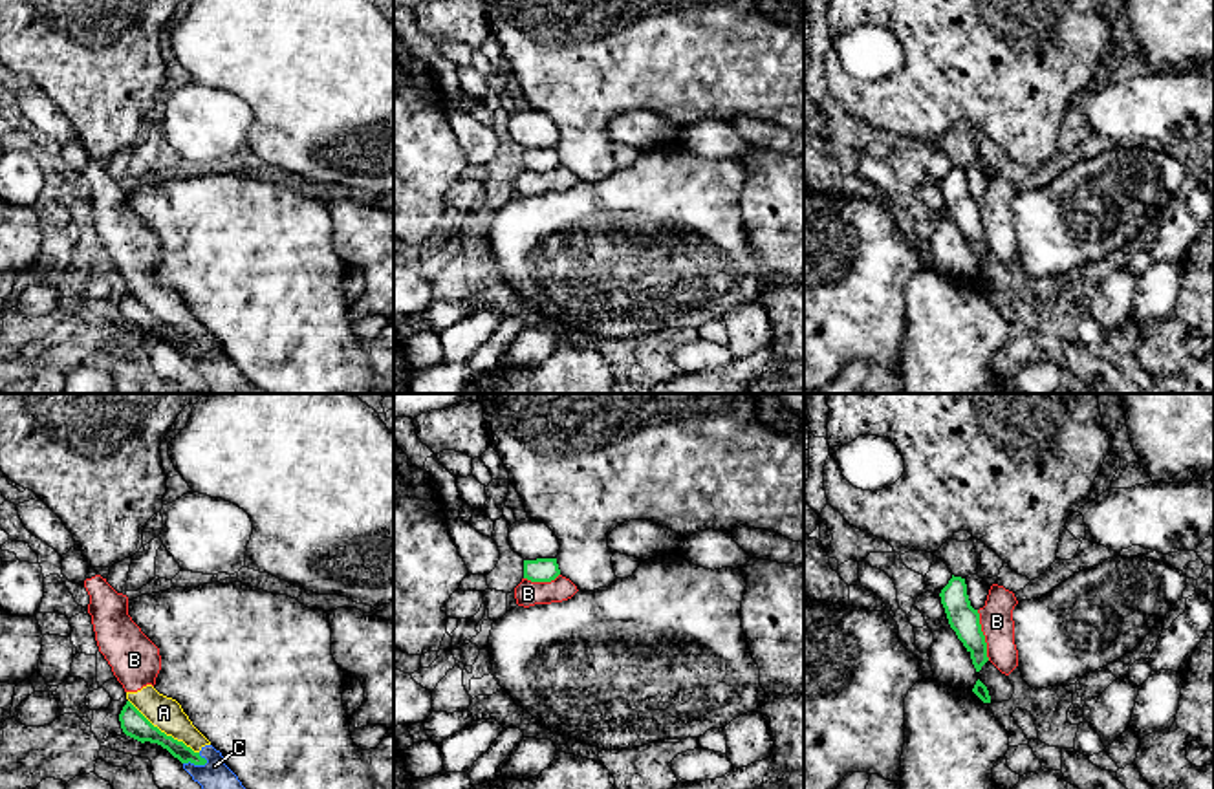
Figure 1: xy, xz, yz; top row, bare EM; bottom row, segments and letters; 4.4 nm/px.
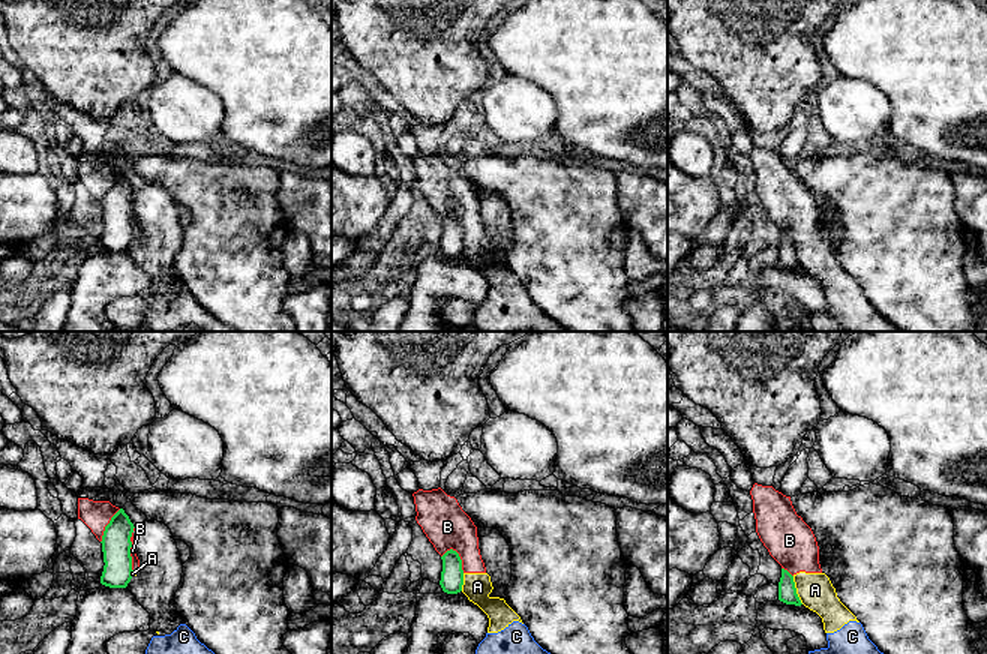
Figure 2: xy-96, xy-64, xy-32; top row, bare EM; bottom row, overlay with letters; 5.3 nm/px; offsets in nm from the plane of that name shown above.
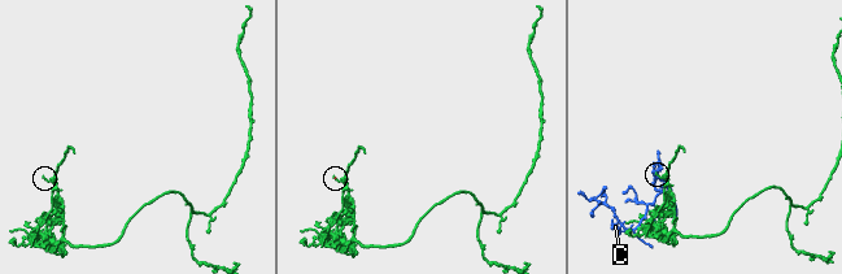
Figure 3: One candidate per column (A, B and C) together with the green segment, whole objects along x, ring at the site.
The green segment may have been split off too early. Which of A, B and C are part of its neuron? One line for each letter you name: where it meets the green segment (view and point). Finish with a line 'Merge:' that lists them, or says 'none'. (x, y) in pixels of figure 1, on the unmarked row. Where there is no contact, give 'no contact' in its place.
Merge: none

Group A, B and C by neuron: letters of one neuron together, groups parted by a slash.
A B C

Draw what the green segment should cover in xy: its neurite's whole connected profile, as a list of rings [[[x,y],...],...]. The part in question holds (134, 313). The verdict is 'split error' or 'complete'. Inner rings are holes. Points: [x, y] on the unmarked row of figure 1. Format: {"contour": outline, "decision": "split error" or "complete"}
{"contour": [[[126,291],[126,295],[123,297],[119,304],[119,311],[126,326],[141,333],[150,331],[161,335],[181,353],[189,353],[189,351],[194,355],[207,353],[207,350],[201,348],[200,342],[194,342],[183,331],[178,331],[172,326],[161,322],[157,317],[154,317],[130,291]]], "decision": "complete"}

